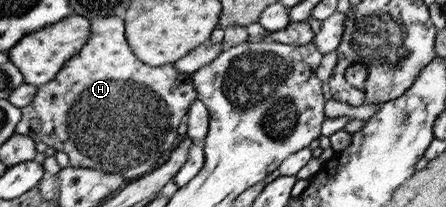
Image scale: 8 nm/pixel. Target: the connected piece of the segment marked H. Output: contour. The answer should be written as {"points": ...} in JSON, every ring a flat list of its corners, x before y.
{"points":[[98,17,91,22,90,40,63,64,50,82,36,87,30,104,19,108,21,119,17,122,16,133,66,152,70,167,118,173,126,179,137,178,160,168,168,152,182,138,176,129,189,106,197,99,191,73,180,72,173,64,148,66,140,62,126,42,123,17]]}

